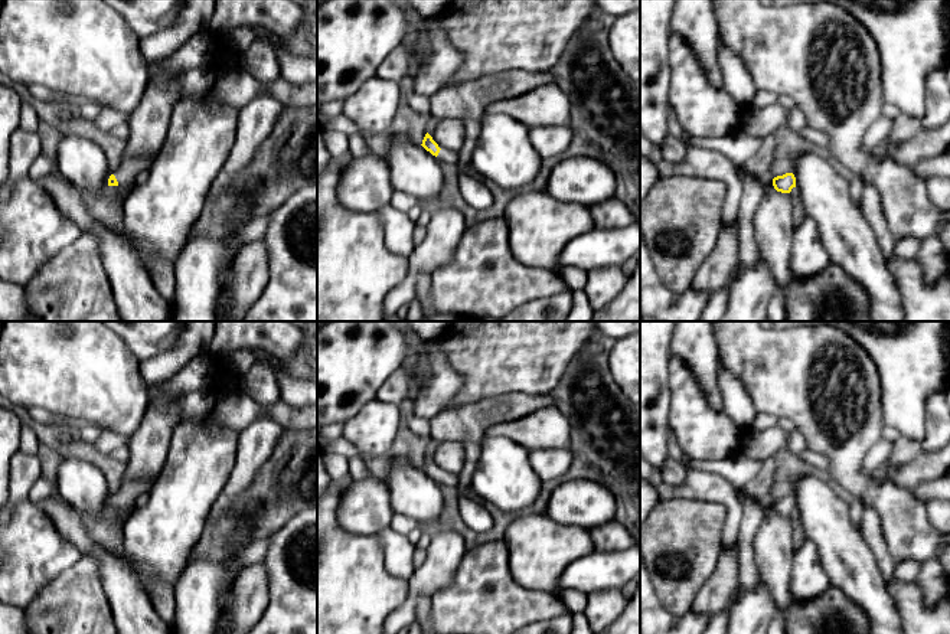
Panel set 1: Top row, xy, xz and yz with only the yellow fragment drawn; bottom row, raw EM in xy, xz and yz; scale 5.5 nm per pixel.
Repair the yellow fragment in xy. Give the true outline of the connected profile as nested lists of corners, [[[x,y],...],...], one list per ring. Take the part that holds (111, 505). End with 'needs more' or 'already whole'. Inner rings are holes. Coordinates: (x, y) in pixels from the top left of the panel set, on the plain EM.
[[[128,481],[123,483],[120,491],[110,499],[108,509],[133,509],[136,500],[143,493],[148,493],[153,481]]]; needs more

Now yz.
[[[786,496],[773,501],[773,509],[777,514],[790,516],[796,510],[796,500],[793,496]]]; already whole

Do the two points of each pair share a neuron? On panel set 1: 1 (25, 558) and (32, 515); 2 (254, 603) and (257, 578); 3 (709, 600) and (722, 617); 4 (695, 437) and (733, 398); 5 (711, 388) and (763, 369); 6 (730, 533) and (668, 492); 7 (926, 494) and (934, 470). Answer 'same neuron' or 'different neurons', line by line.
1: same neuron
2: same neuron
3: different neurons
4: different neurons
5: different neurons
6: same neuron
7: different neurons

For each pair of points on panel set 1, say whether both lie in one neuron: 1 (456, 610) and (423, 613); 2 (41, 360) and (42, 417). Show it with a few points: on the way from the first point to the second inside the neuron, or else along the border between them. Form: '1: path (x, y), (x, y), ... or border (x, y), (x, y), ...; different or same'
1: border (433, 598), (430, 618); different
2: border (22, 412), (43, 408), (74, 422); different

